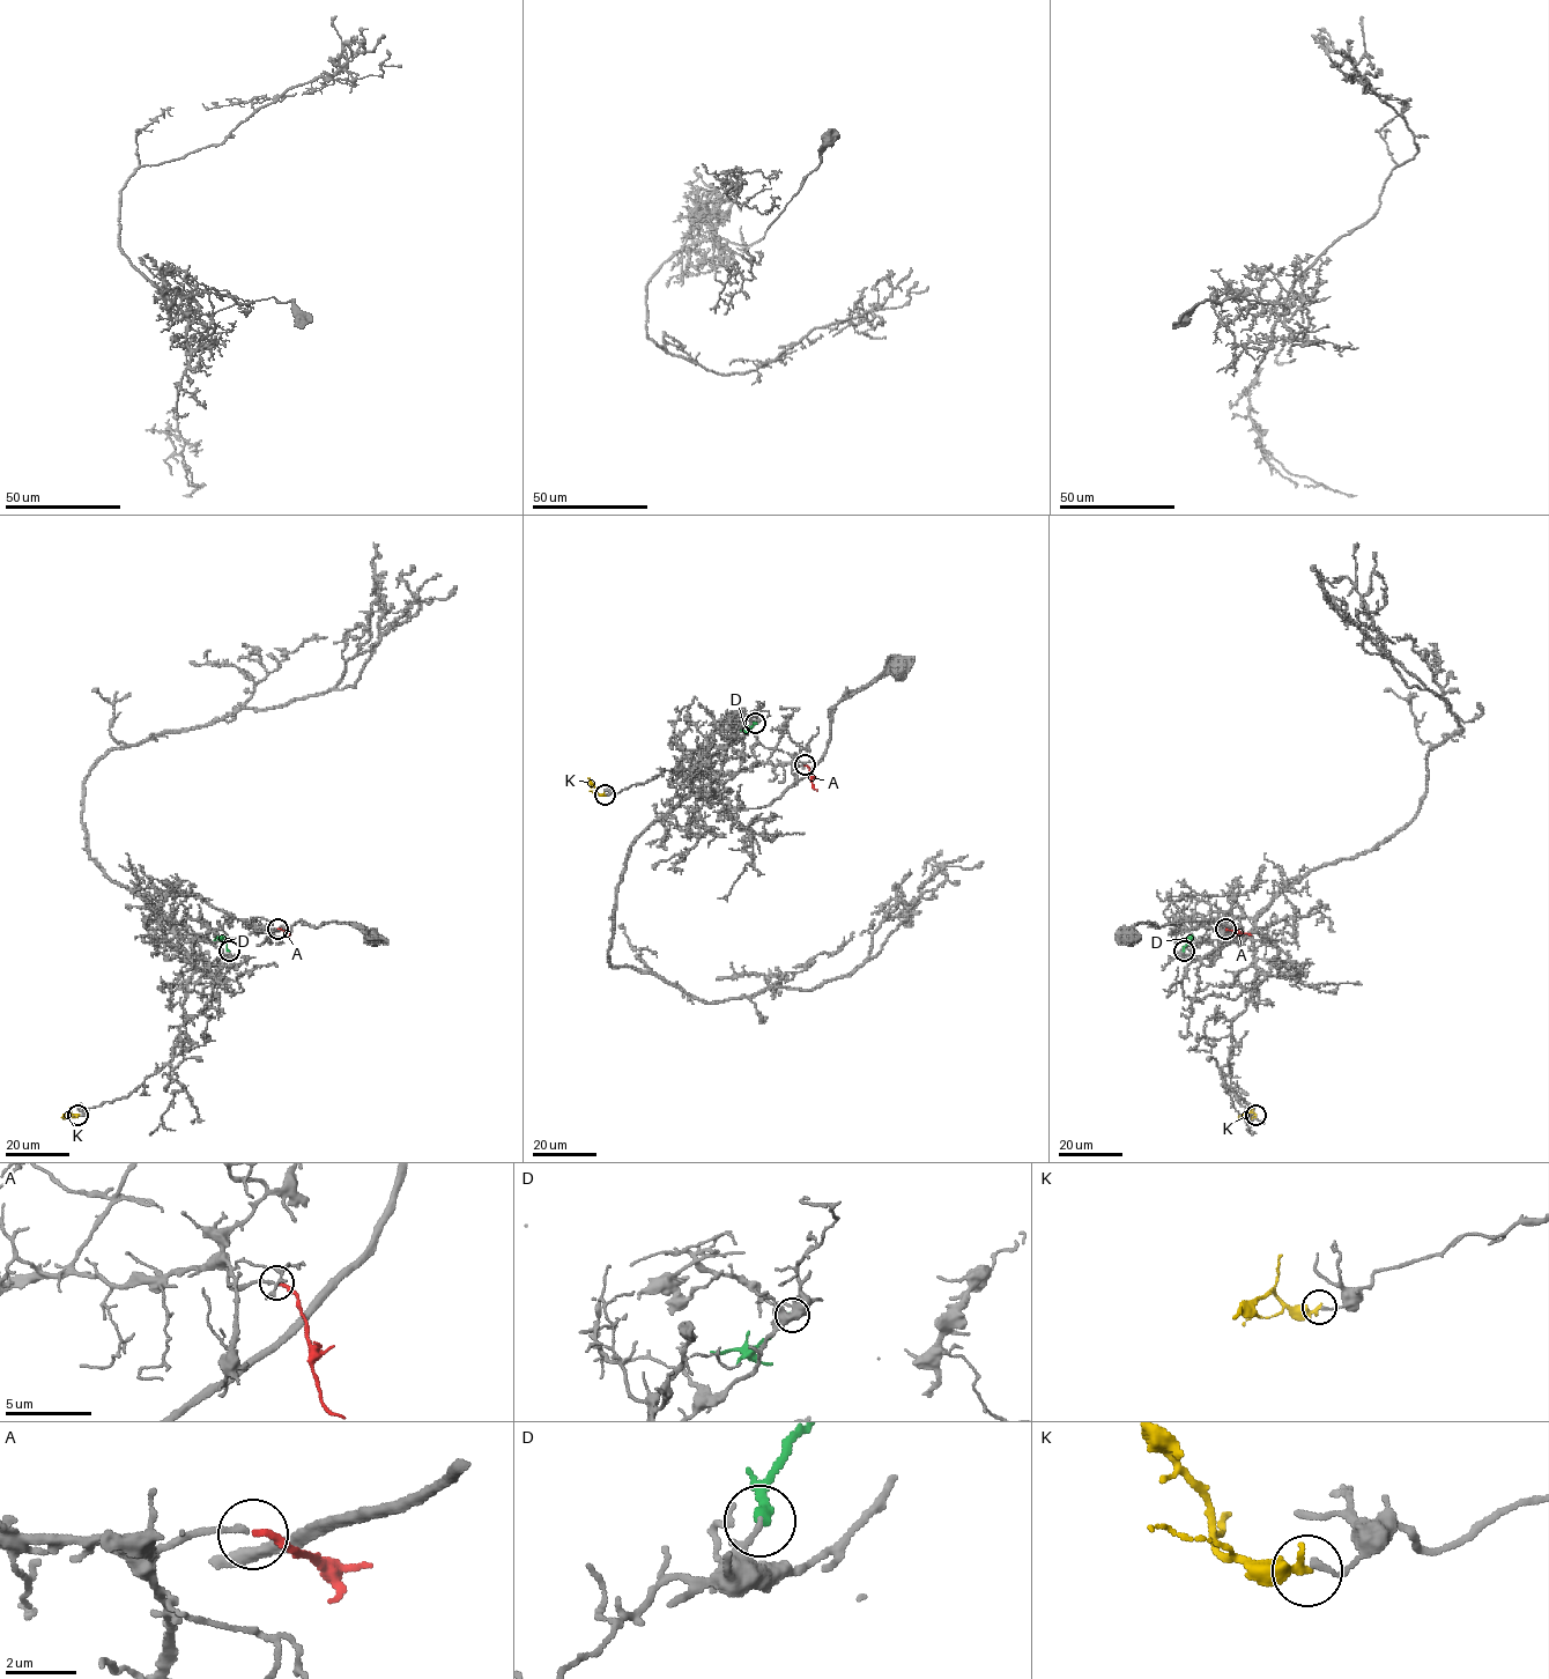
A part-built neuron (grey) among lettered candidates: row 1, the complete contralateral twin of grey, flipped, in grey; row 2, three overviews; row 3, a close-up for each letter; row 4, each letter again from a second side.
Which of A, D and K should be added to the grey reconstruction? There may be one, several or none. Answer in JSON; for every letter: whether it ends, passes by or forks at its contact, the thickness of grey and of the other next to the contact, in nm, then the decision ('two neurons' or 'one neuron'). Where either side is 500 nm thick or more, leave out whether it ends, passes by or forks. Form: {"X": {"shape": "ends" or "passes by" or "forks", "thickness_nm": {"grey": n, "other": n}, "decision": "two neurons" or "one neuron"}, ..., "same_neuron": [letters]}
{"A": {"shape": "ends", "thickness_nm": {"grey": 170, "other": 190}, "decision": "one neuron"}, "D": {"shape": "ends", "thickness_nm": {"grey": 170, "other": 400}, "decision": "two neurons"}, "K": {"shape": "ends", "thickness_nm": {"grey": 160, "other": 320}, "decision": "two neurons"}, "same_neuron": ["A"]}

